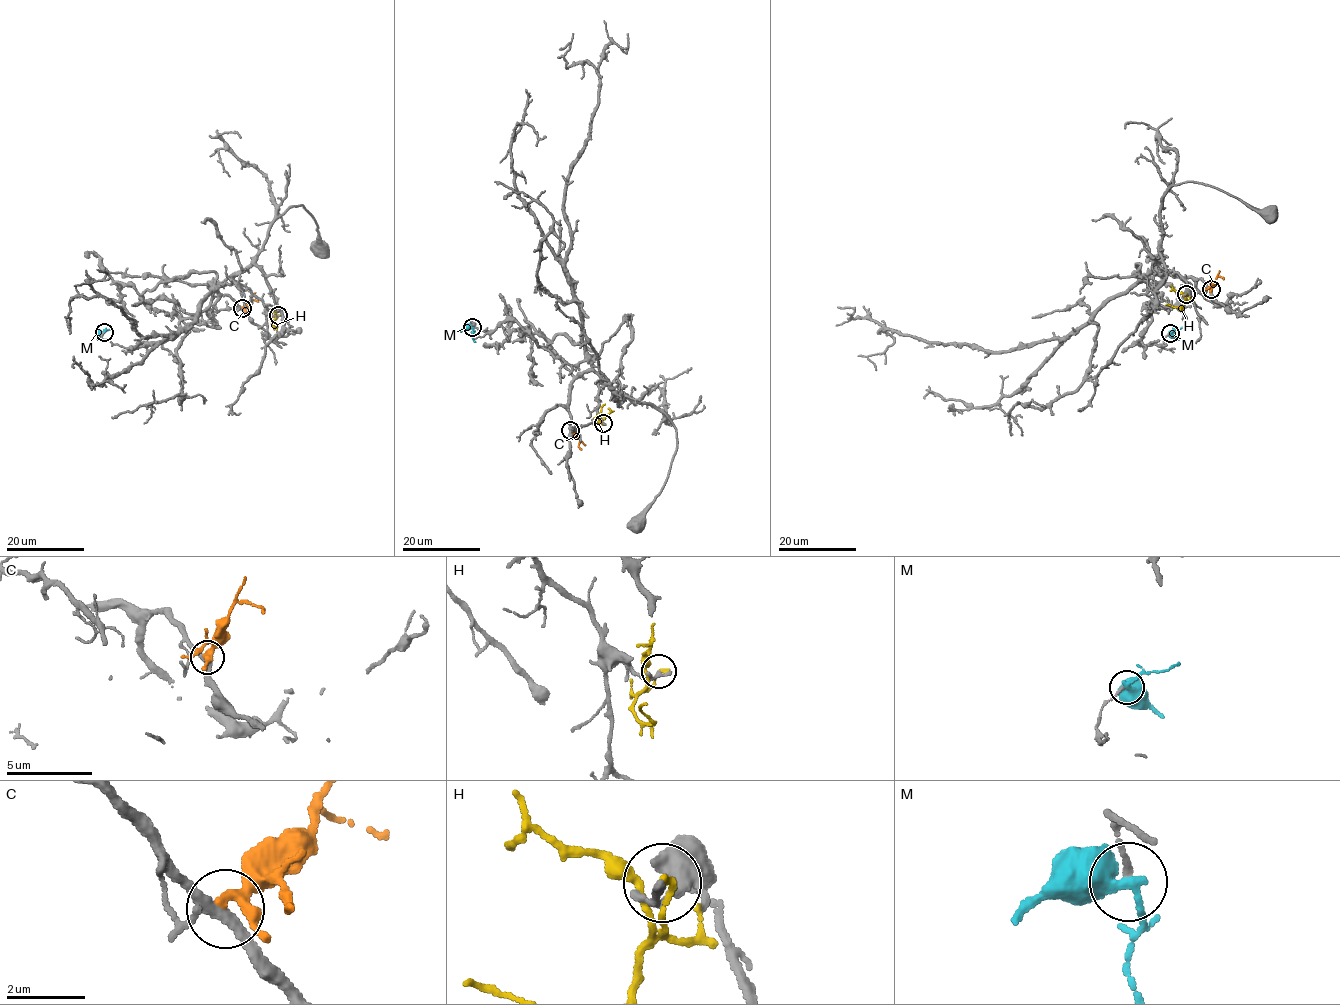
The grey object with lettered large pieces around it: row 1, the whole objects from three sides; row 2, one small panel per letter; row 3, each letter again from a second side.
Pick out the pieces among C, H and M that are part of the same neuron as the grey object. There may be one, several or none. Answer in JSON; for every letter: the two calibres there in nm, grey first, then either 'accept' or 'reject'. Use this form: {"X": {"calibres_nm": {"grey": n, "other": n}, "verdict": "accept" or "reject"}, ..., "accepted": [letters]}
{"C": {"calibres_nm": {"grey": 300, "other": 240}, "verdict": "reject"}, "H": {"calibres_nm": {"grey": 240, "other": 170}, "verdict": "reject"}, "M": {"calibres_nm": {"grey": 140, "other": 360}, "verdict": "accept"}, "accepted": ["M"]}

